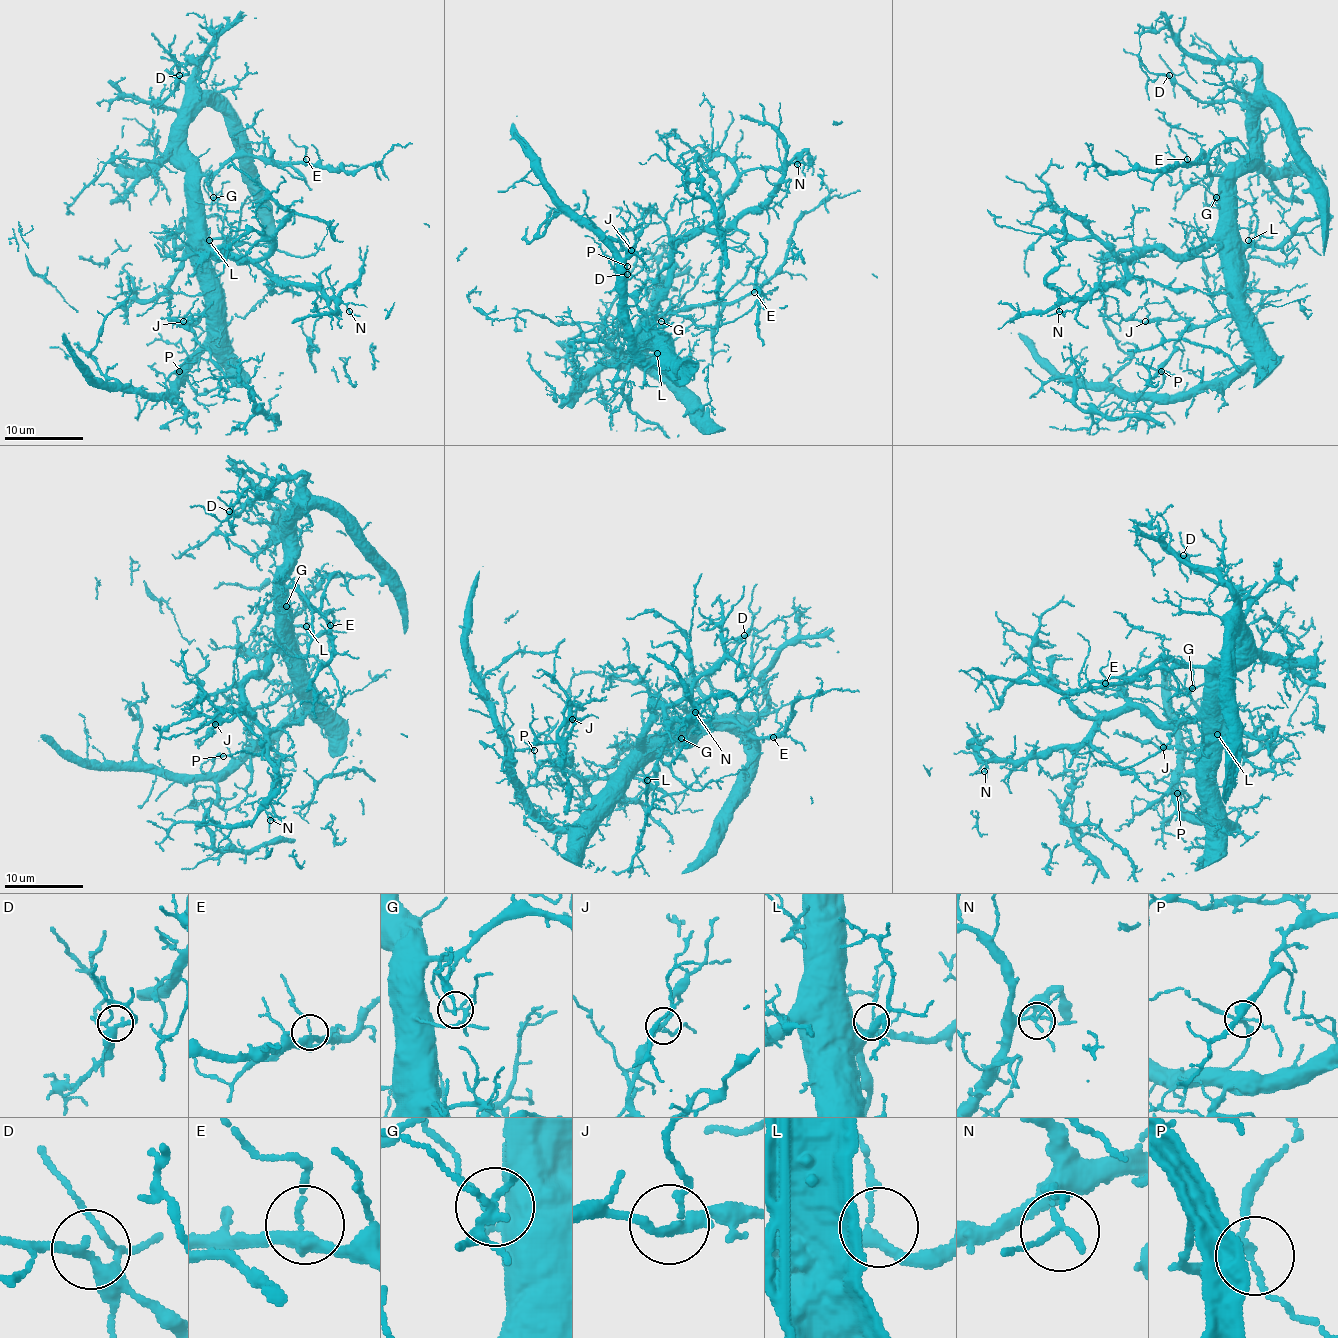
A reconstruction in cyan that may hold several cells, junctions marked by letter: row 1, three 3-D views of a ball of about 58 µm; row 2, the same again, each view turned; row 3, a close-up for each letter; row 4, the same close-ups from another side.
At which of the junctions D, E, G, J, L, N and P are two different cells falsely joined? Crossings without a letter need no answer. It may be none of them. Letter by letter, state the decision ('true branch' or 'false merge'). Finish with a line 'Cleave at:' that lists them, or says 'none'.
D: true branch
E: true branch
G: true branch
J: true branch
L: true branch
N: true branch
P: true branch
Cleave at: none

